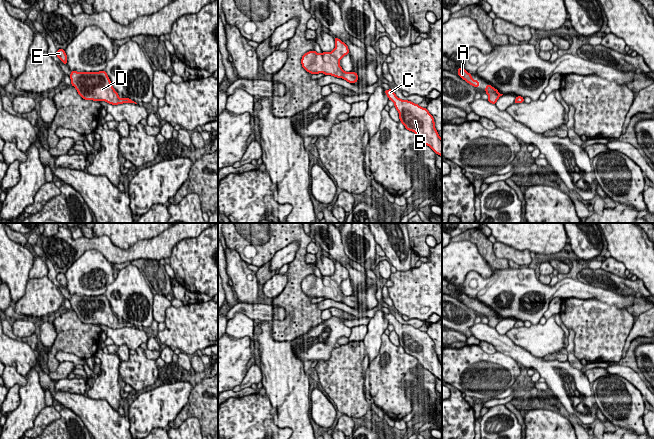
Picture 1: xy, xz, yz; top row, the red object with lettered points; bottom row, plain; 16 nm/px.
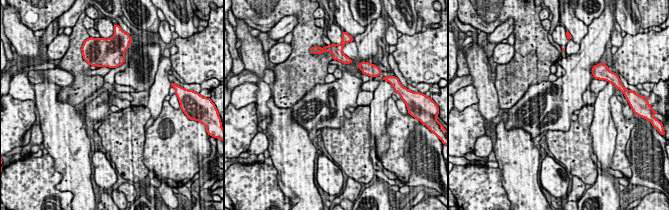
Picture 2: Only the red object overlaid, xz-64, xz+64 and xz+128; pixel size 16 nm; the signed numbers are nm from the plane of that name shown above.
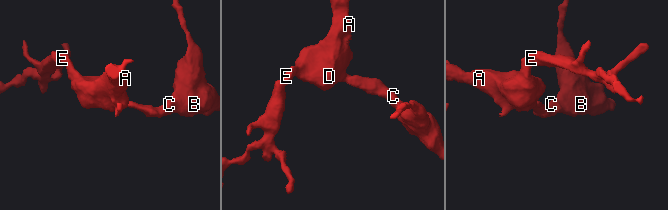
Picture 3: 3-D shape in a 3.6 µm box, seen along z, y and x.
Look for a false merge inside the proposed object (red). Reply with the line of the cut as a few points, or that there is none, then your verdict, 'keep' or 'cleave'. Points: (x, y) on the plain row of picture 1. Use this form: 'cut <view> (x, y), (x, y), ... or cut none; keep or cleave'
cut none; keep

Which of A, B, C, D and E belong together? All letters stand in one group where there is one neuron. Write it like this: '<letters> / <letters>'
A B C D E

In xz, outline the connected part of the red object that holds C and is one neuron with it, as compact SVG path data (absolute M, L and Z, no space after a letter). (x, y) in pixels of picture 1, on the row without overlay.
M392 313L384 315L388 323L394 326L400 346L405 352L417 358L423 368L429 370L442 381L442 363L435 352L434 342L429 335L411 325L401 324Z

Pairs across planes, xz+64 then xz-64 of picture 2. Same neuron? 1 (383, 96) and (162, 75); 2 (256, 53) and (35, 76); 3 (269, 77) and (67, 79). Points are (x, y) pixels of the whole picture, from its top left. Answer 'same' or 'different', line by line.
1: same
2: different
3: same

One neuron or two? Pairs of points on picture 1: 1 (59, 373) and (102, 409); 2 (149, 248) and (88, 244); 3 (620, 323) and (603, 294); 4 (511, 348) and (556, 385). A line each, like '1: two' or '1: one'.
1: two
2: one
3: two
4: one

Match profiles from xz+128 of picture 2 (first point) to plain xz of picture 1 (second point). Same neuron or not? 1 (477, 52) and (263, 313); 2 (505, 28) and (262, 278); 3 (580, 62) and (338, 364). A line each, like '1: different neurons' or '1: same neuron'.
1: different neurons
2: different neurons
3: different neurons

